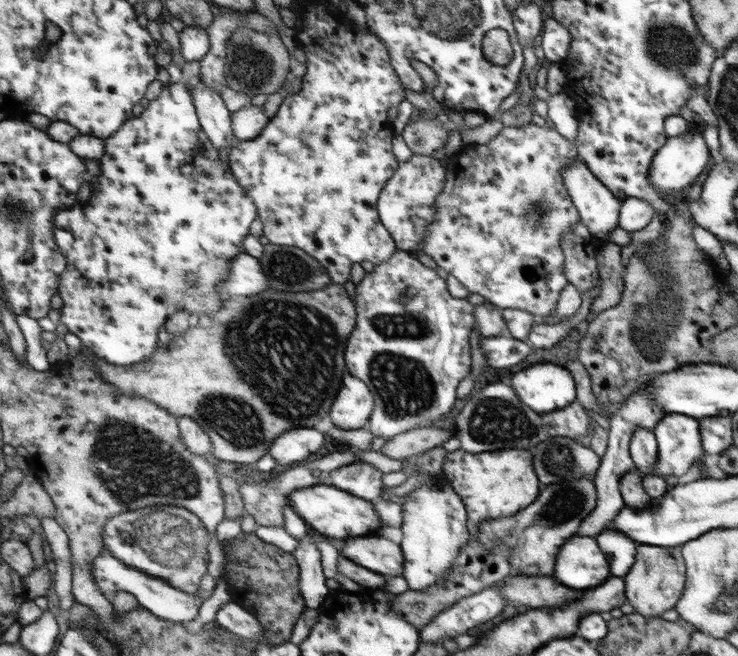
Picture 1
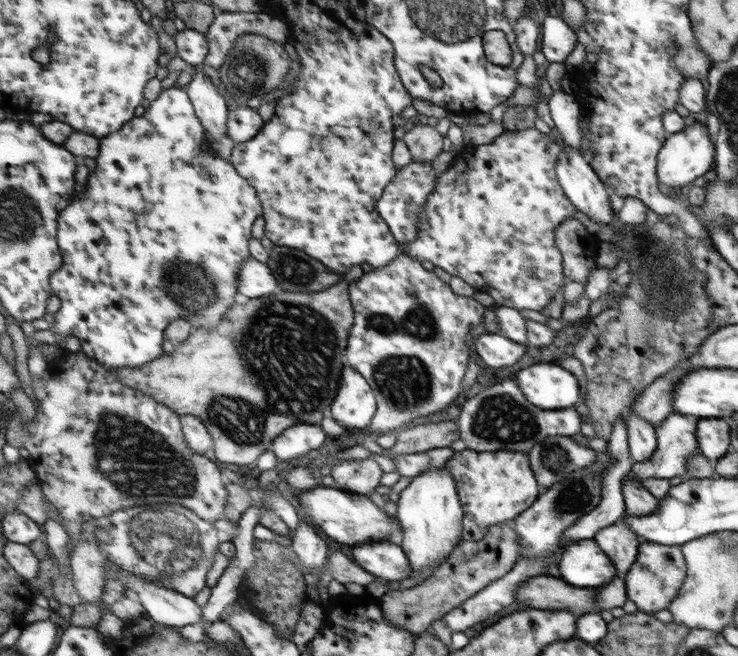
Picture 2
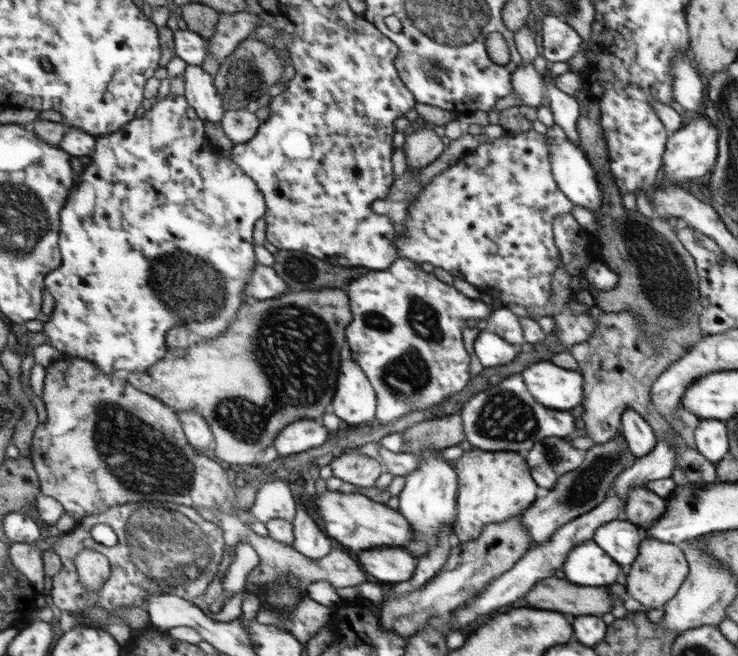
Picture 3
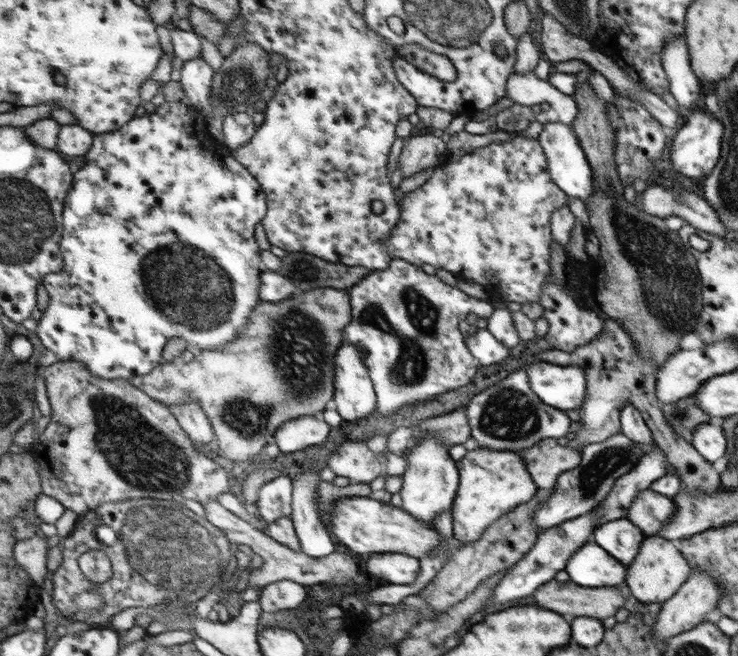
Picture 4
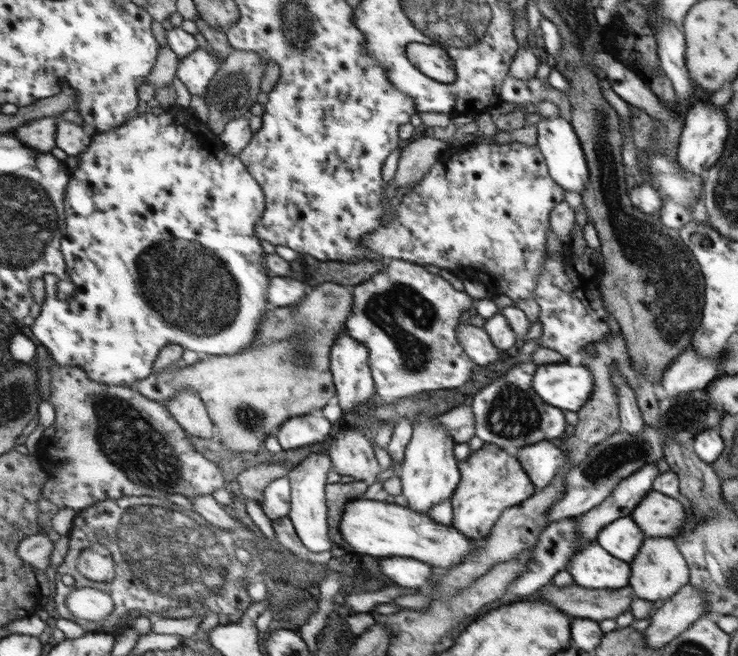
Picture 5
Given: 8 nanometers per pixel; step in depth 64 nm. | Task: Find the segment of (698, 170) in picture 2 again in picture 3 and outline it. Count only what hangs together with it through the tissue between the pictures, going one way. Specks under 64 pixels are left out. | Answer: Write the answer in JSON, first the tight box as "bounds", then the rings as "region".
{"bounds":[661,112,721,185],"region":[[[702,112],[686,126],[671,133],[661,167],[661,179],[671,184],[681,185],[685,182],[692,183],[692,176],[700,178],[708,174],[716,162],[716,136],[721,136],[721,132],[716,132],[716,128],[708,122],[708,117]]]}

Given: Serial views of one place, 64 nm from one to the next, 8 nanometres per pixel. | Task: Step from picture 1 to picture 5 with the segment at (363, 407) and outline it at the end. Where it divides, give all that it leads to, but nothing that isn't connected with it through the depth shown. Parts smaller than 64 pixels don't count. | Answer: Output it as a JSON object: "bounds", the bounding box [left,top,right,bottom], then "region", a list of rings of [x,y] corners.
{"bounds":[332,333,375,413],"region":[[[345,333],[338,336],[332,350],[332,369],[337,383],[338,404],[344,413],[352,412],[356,406],[374,398],[375,384],[368,364],[368,350],[360,341]]]}

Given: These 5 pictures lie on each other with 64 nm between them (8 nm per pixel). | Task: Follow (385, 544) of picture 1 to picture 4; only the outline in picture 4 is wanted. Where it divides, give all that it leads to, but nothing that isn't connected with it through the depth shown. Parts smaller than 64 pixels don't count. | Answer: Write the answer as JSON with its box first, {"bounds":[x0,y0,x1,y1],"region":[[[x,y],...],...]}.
{"bounds":[366,554,420,585],"region":[[[370,554],[366,562],[368,572],[388,584],[412,585],[420,568],[419,560],[408,554]]]}

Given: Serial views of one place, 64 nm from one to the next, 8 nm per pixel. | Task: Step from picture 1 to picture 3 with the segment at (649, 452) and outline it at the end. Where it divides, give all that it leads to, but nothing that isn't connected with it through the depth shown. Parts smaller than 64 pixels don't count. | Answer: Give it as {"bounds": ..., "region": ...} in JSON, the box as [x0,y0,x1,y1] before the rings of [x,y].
{"bounds":[620,409,656,459],"region":[[[629,409],[621,416],[620,432],[636,459],[646,456],[656,446],[654,429],[636,410]]]}

